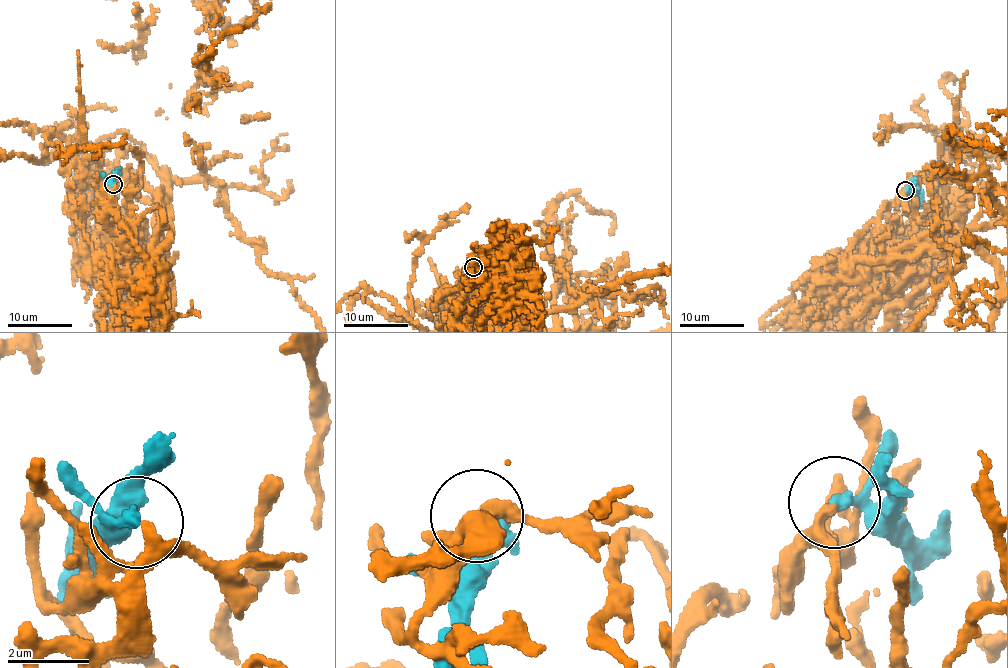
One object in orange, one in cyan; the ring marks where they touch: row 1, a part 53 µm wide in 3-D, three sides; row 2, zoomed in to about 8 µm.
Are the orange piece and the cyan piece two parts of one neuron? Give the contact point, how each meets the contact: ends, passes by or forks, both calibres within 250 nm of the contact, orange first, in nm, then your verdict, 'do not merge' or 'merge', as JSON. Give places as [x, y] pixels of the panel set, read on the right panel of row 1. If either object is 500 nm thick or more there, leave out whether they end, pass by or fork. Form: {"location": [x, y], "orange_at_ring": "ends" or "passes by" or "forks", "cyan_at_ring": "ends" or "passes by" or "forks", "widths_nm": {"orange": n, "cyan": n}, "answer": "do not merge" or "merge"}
{"location": [905, 190], "orange_at_ring": "passes by", "cyan_at_ring": "ends", "widths_nm": {"orange": 240, "cyan": 240}, "answer": "merge"}

